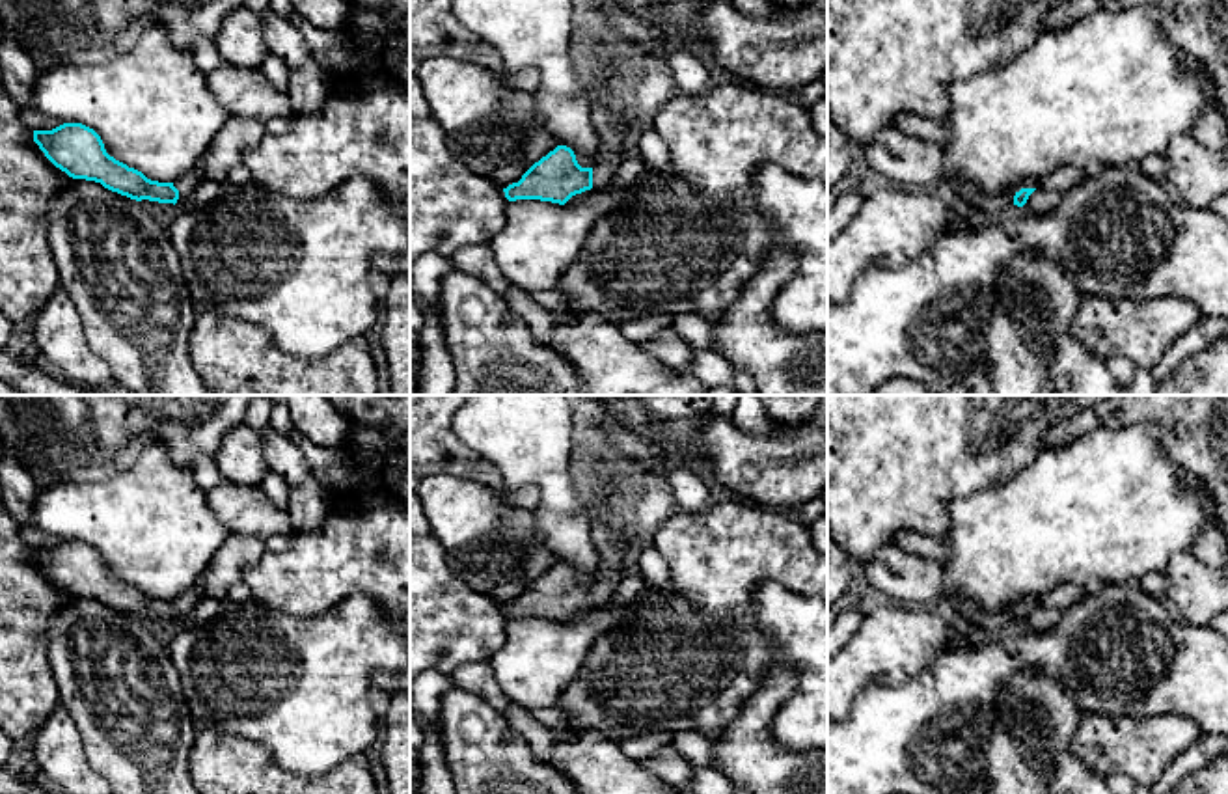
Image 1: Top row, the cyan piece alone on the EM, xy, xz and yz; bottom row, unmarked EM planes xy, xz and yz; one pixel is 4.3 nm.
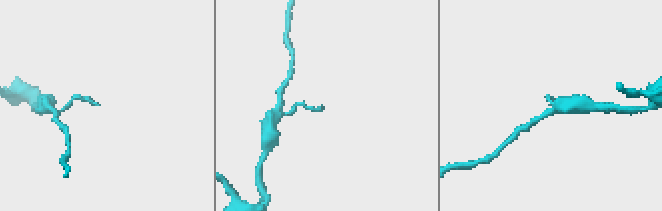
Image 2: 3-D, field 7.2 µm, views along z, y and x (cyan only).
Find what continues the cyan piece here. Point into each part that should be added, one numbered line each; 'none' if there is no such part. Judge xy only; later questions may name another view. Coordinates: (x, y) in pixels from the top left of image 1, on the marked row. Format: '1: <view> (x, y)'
1: xy (187, 183)

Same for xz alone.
1: xz (612, 120)

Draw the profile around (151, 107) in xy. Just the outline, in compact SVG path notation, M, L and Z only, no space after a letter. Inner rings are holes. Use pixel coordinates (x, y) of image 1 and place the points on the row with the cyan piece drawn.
M158 22L147 24L127 52L104 63L60 65L39 73L32 108L54 121L93 129L110 157L158 183L173 183L190 171L229 121L192 50L175 48Z

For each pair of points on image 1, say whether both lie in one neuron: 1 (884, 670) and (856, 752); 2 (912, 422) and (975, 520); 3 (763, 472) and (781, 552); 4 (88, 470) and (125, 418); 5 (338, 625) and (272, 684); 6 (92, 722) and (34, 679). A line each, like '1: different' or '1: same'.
1: different
2: different
3: different
4: different
5: same
6: different

